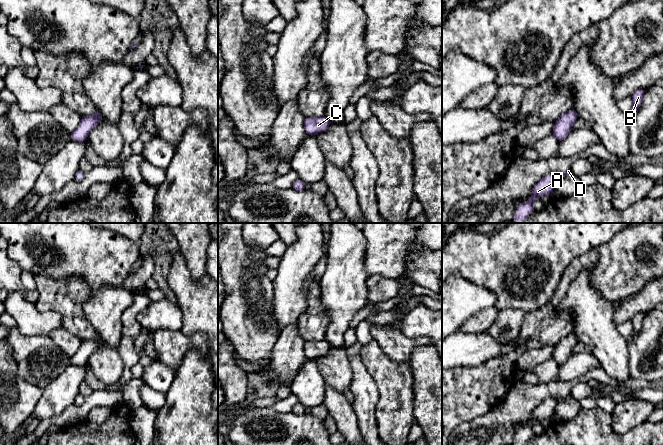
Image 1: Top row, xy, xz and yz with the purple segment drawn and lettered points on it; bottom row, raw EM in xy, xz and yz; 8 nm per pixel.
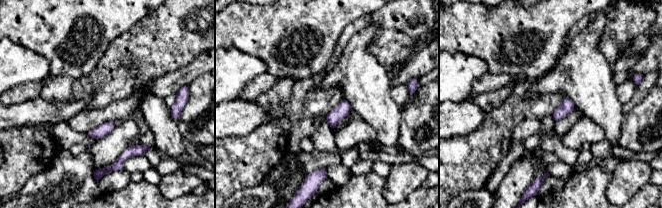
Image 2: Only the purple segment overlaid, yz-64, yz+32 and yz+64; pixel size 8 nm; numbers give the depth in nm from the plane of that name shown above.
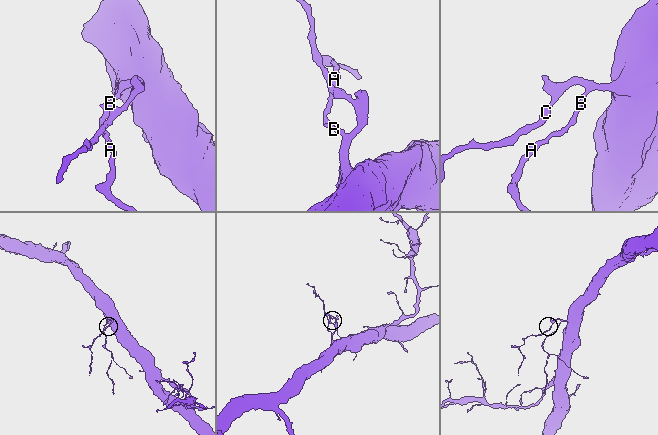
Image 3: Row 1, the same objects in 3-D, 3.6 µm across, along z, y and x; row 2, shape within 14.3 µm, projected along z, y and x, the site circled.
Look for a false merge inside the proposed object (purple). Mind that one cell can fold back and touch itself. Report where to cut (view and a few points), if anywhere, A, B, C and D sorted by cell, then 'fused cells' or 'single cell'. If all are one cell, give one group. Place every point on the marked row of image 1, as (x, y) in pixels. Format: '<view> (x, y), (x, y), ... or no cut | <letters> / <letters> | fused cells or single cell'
no cut | A B C D | single cell

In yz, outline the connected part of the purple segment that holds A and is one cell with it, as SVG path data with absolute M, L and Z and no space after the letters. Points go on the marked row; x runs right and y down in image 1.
M567 169L560 173L548 174L544 176L533 187L533 192L530 199L526 202L522 202L517 207L513 223L523 223L525 219L534 211L533 203L537 198L545 195L549 195L555 188L556 182L563 177L572 174L570 169Z

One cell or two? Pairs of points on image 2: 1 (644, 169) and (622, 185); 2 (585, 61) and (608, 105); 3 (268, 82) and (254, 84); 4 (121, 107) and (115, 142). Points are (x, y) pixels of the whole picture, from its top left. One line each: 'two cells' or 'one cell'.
1: one cell
2: one cell
3: one cell
4: two cells

